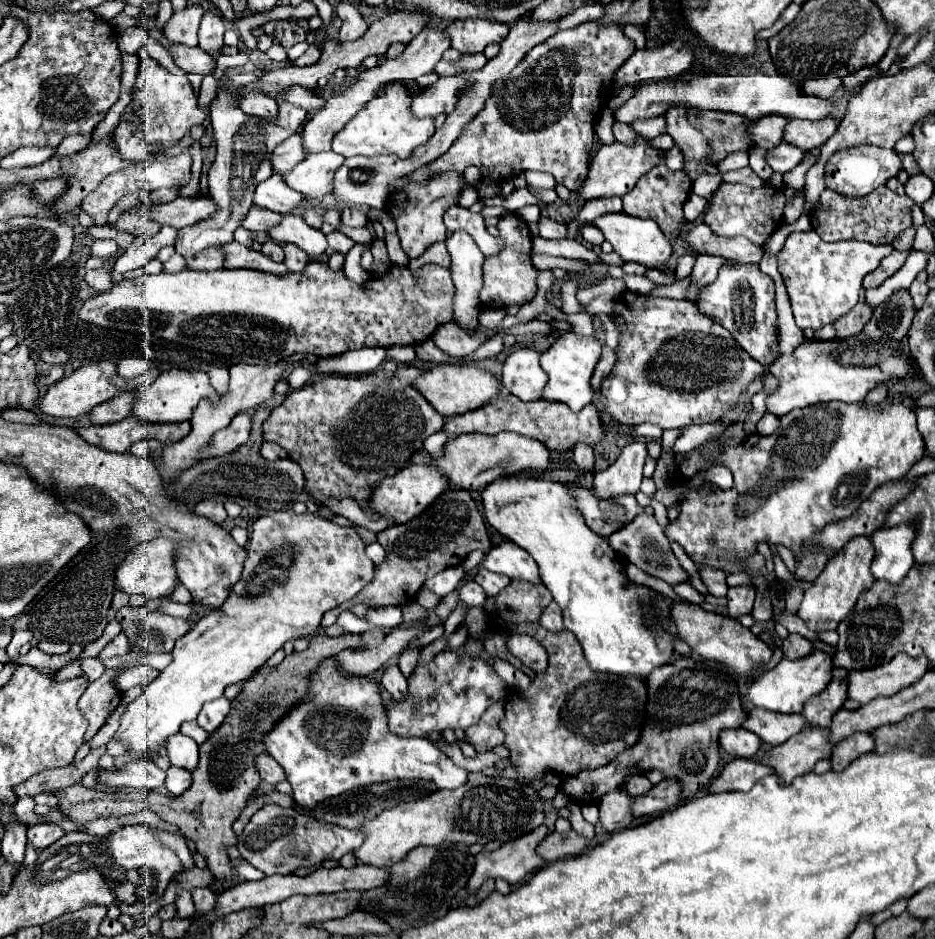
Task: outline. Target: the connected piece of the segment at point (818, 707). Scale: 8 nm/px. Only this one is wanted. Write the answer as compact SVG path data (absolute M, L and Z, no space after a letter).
M834 678L824 692L812 696L804 704L804 710L800 714L804 716L808 726L828 728L832 722L832 716L842 708L844 700L846 700L846 680Z

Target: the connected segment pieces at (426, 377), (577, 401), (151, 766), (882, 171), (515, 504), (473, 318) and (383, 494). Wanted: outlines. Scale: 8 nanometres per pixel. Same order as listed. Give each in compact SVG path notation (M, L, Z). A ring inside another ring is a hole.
M450 364L432 366L432 368L428 368L428 372L420 374L412 382L412 388L416 388L432 404L432 408L438 414L442 414L444 418L472 412L472 410L480 408L482 404L486 404L492 396L498 396L500 390L502 390L500 382L496 382L496 378L490 372L478 370L476 366L470 366L470 364L462 364L462 366L450 366Z
M564 332L562 336L558 336L554 344L540 354L540 366L548 374L548 382L542 390L542 400L562 402L570 406L572 412L580 412L580 408L590 404L594 398L590 388L590 378L600 354L602 354L602 344L596 342L594 338L578 336L574 332Z
M142 757L124 764L118 770L98 770L96 782L116 788L158 790L164 786L166 774L148 758Z
M856 146L856 148L846 148L838 150L830 156L826 162L826 188L840 192L842 196L852 196L860 198L866 196L868 192L876 190L878 186L884 186L888 178L896 176L902 168L902 162L894 150L878 148L878 146Z
M500 476L482 490L484 516L492 528L496 528L520 548L528 550L536 560L542 584L552 592L562 610L564 628L576 636L586 654L586 660L594 670L612 672L618 676L634 674L648 678L654 668L672 662L672 644L678 640L676 626L670 618L672 600L664 594L630 582L618 558L604 554L604 544L608 544L608 540L596 536L584 524L584 516L576 506L576 496L572 496L572 486L576 486L576 482L562 484L538 480L534 476Z
M456 230L450 238L446 238L446 248L450 254L450 272L452 272L452 280L456 286L456 294L454 294L454 322L458 326L462 326L464 330L478 330L478 314L480 314L480 298L478 292L482 288L482 264L484 264L484 256L478 250L476 242L472 240L472 236L468 236L464 230Z
M410 464L400 472L396 472L396 476L388 476L372 488L370 508L372 512L388 520L394 520L394 524L404 524L416 518L424 508L428 508L428 504L432 504L432 500L436 500L436 496L440 496L440 492L446 488L448 488L448 482L444 480L444 476L440 476L440 472L436 472L434 466Z

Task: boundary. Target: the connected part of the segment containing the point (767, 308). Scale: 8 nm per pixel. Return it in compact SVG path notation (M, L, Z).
M724 264L718 278L700 290L698 310L710 320L724 326L736 342L760 364L776 360L776 308L774 308L774 280L760 272L756 264Z

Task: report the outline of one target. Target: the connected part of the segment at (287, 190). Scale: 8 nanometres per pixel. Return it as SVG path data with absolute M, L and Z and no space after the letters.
M270 176L268 180L260 182L256 186L256 196L254 196L254 202L262 208L268 208L272 212L278 212L278 214L290 214L294 212L306 198L292 190L282 176Z

